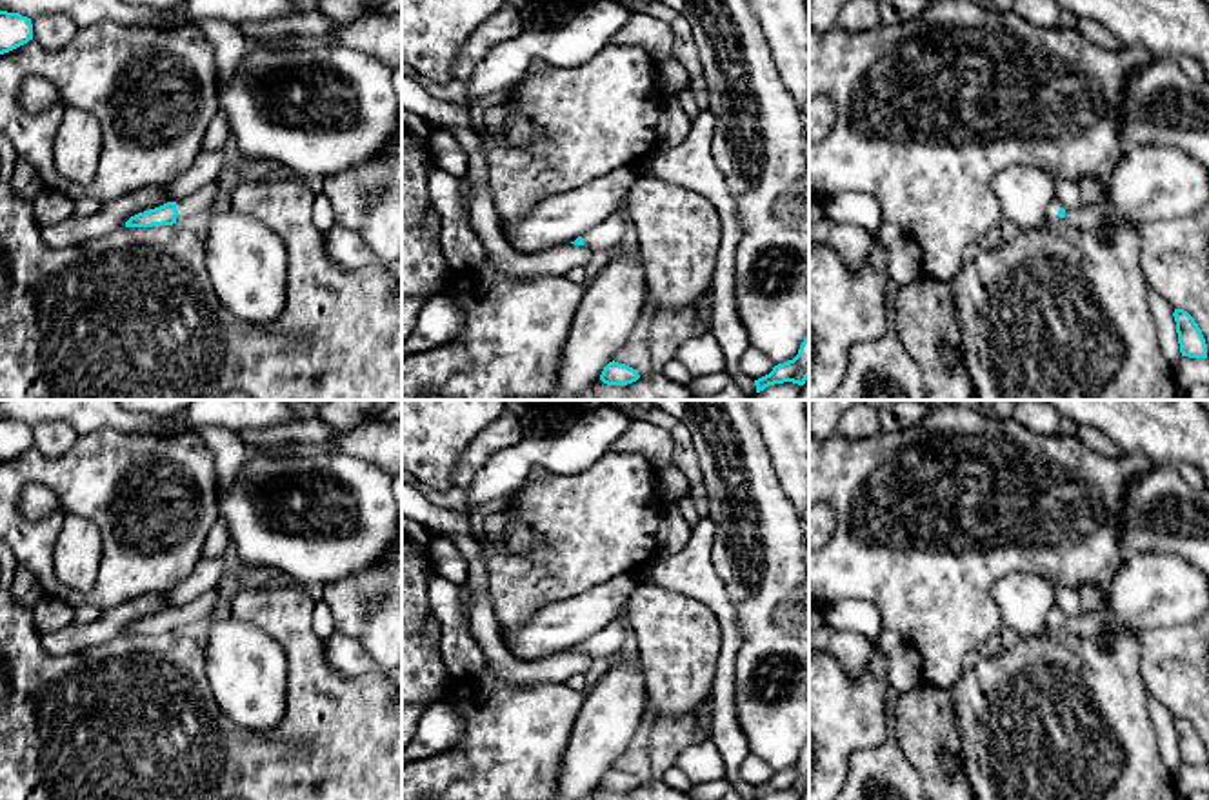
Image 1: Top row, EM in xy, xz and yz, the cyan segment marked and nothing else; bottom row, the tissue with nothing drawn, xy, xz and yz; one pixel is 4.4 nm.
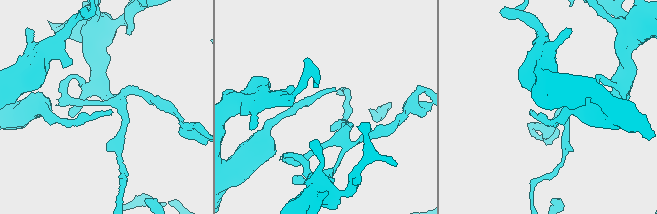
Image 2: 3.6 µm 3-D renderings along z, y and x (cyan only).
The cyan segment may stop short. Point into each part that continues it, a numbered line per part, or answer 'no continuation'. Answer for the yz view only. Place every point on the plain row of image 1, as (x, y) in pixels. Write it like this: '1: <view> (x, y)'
1: yz (1051, 624)

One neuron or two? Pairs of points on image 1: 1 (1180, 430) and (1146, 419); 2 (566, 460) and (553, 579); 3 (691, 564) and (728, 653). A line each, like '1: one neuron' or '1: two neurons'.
1: one neuron
2: two neurons
3: one neuron

